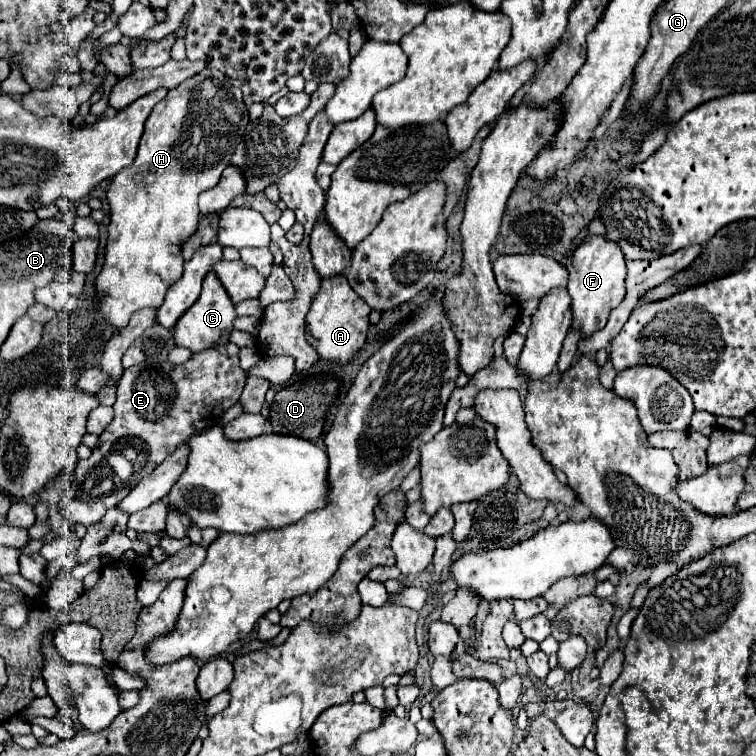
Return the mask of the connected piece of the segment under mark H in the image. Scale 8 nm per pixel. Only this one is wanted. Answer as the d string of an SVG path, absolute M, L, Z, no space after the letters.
M210 67L202 69L200 73L196 73L196 75L190 77L188 81L184 81L180 87L168 91L166 99L162 99L162 101L152 109L152 113L150 113L150 117L148 117L148 121L146 121L146 129L144 129L144 135L142 135L142 139L140 139L138 155L136 155L134 163L128 165L128 167L124 167L118 175L114 175L112 181L110 181L110 187L108 187L108 191L106 191L106 197L108 197L108 203L110 203L110 225L108 225L106 261L104 261L102 273L100 273L98 279L96 279L96 289L98 289L98 295L100 295L100 309L102 309L102 315L104 315L104 319L106 319L110 325L122 329L122 327L128 325L128 321L130 321L130 317L132 317L134 311L144 309L144 307L160 307L162 301L164 301L164 297L166 297L166 293L168 293L168 287L180 279L180 275L182 275L182 265L184 265L184 259L182 259L182 243L190 239L190 235L196 231L198 221L200 221L198 195L200 195L202 191L206 191L206 189L212 189L212 187L220 181L220 175L222 175L222 171L230 165L232 153L234 153L234 149L236 149L236 143L240 143L240 135L244 133L246 125L248 125L248 109L246 109L246 105L244 105L244 101L242 101L242 91L240 91L238 87L230 85L228 79L226 79L220 71L210 69Z

